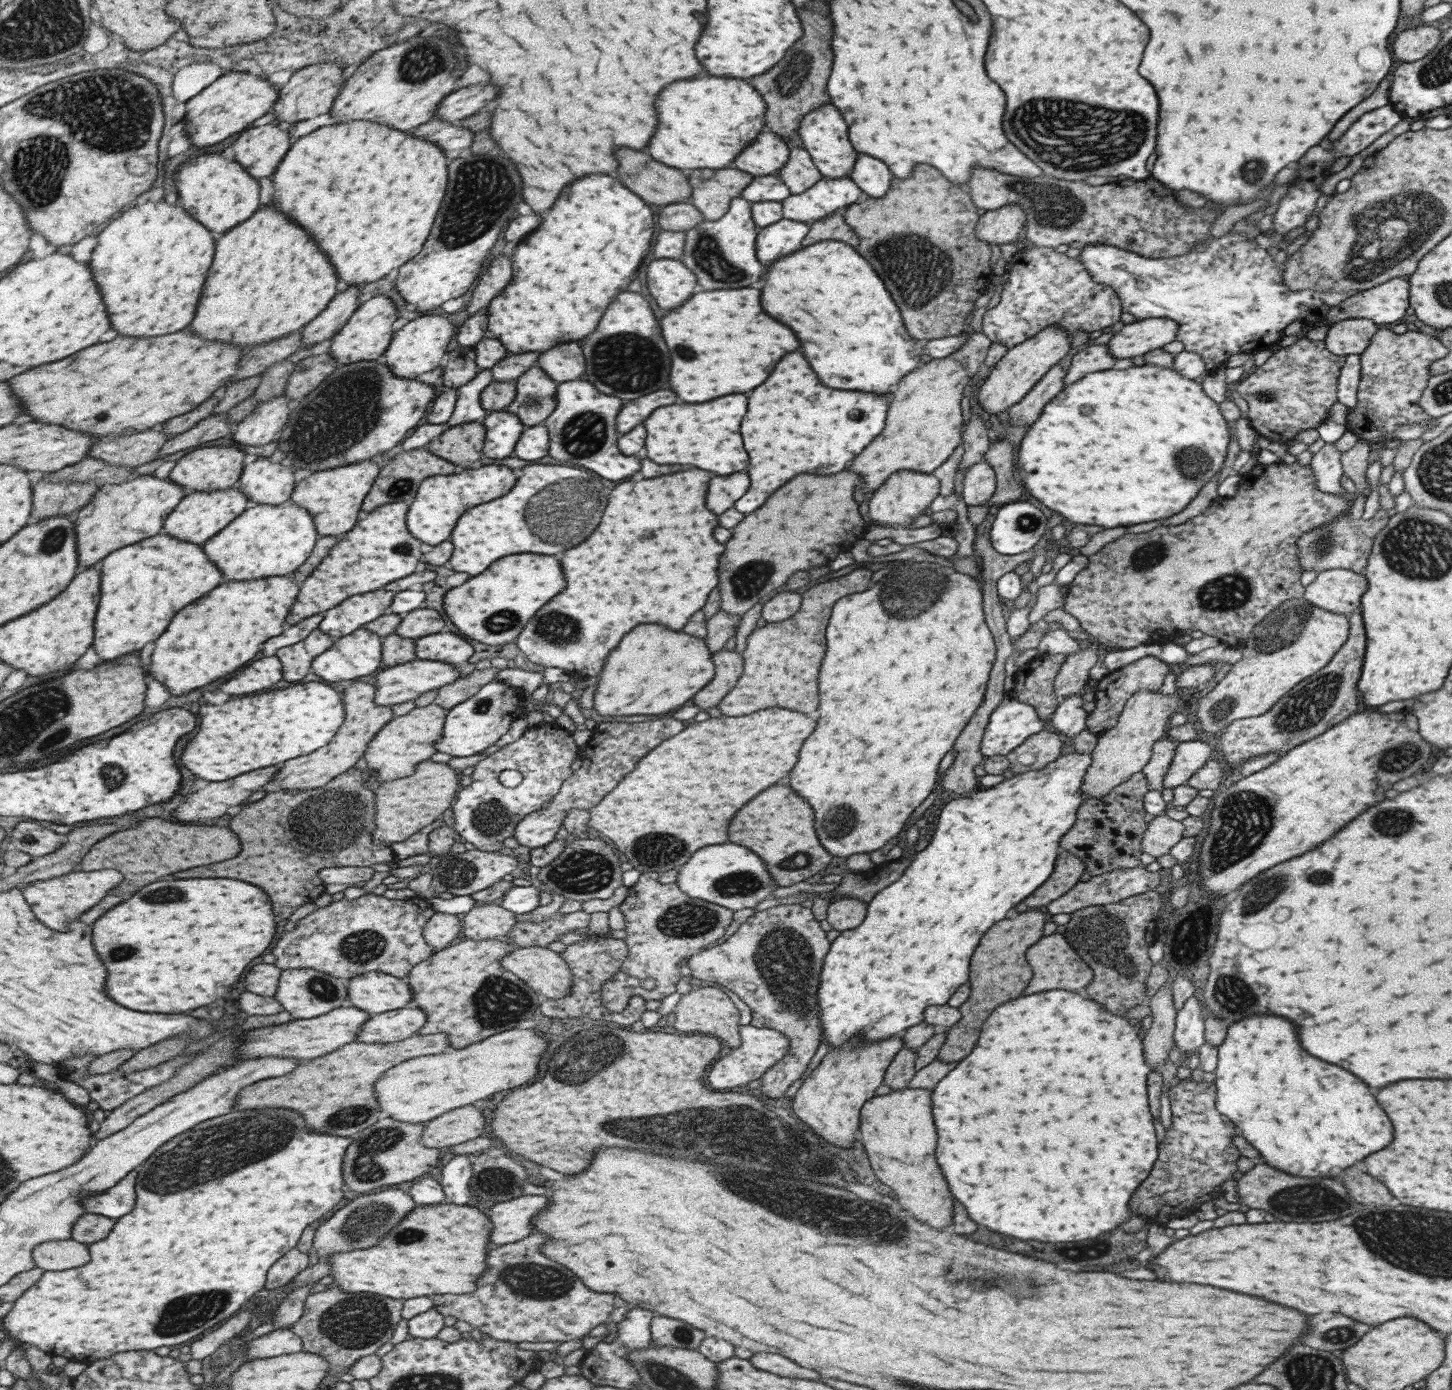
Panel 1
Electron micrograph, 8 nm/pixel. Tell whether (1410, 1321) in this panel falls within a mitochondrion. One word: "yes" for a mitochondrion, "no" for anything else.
no

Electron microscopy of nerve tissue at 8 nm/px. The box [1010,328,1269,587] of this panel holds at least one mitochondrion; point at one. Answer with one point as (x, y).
(1191, 461)

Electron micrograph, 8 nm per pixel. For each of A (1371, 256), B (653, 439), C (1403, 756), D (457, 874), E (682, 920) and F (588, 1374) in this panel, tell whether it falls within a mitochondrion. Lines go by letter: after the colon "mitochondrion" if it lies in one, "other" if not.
A: mitochondrion
B: other
C: mitochondrion
D: mitochondrion
E: mitochondrion
F: other

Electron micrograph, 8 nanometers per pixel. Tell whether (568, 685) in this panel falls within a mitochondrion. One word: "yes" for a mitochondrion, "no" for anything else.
no

